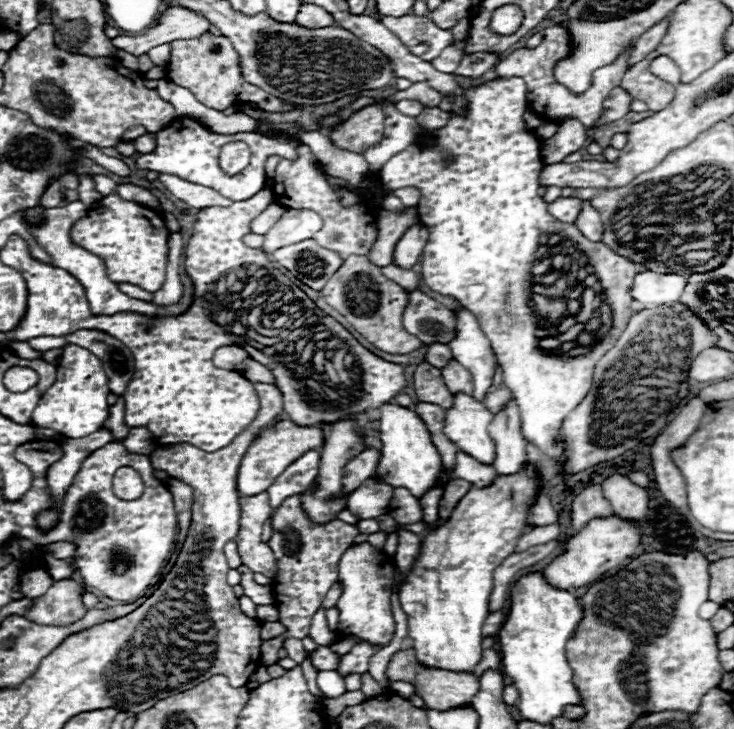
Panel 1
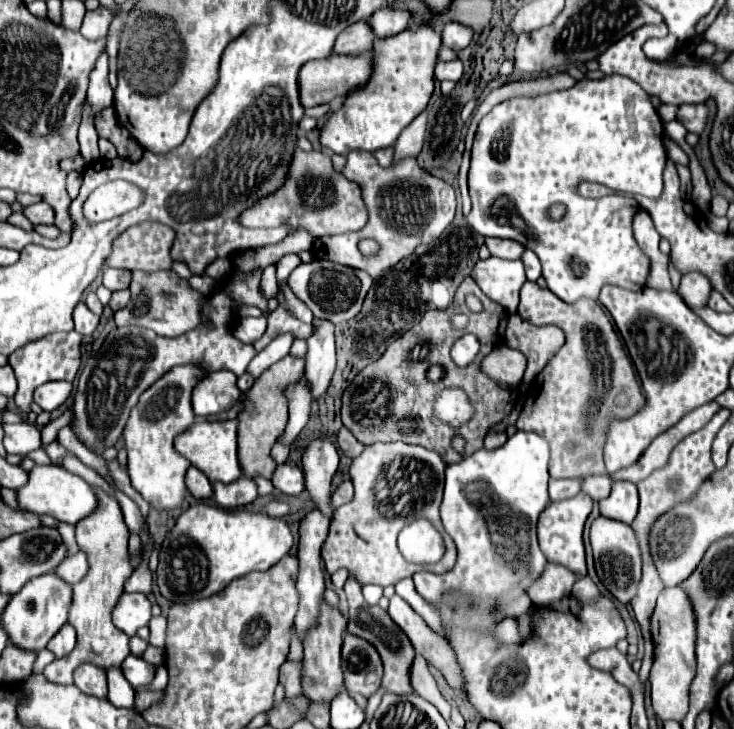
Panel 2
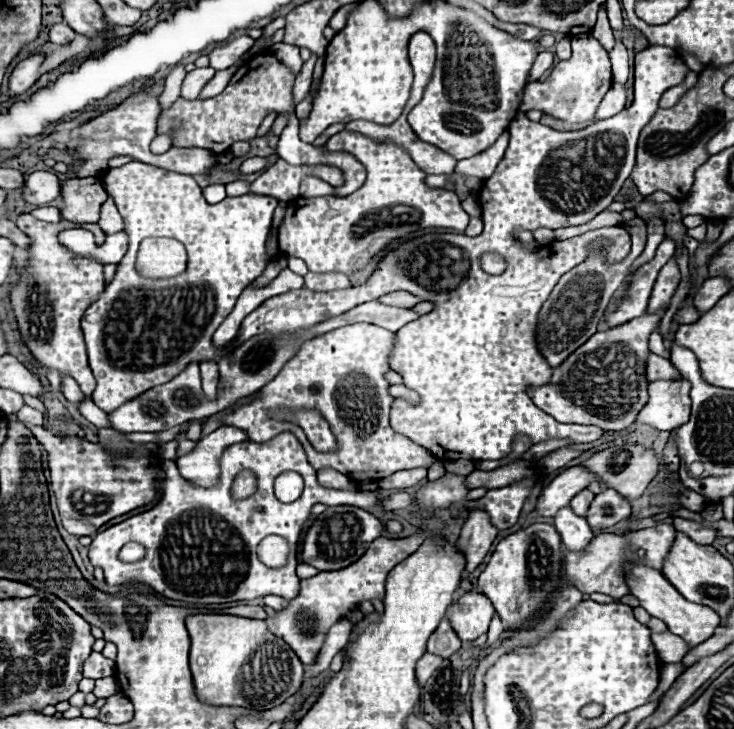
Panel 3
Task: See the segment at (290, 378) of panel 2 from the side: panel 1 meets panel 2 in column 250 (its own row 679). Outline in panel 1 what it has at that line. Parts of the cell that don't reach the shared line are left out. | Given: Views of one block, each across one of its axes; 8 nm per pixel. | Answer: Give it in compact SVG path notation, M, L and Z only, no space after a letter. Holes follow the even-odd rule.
M400 650L392 656L386 668L388 682L410 682L416 688L416 694L434 710L448 710L454 706L468 706L478 692L478 678L474 674L462 674L462 672L450 672L440 668L426 668L416 660L414 650Z

